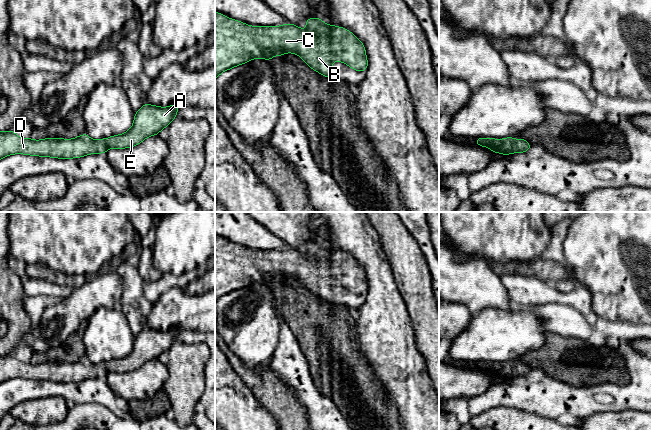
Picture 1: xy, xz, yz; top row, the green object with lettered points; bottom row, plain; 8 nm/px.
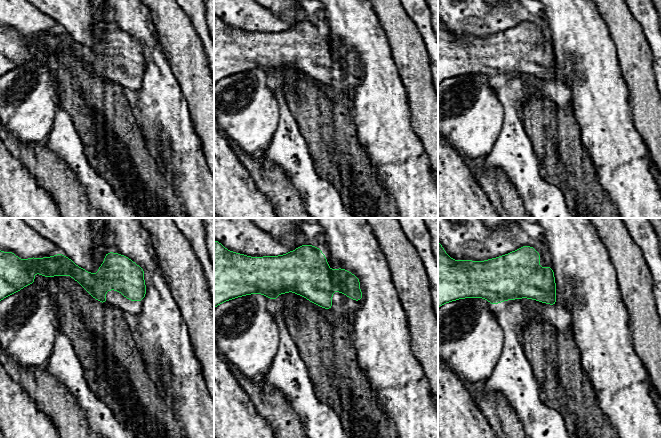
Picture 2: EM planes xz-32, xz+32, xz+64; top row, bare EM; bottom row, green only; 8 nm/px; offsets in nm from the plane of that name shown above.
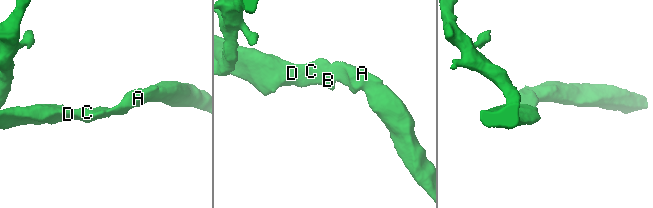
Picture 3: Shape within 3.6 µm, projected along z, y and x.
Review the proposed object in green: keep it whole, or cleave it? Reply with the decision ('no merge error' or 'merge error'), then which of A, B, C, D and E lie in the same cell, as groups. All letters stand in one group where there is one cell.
no merge error; A B C D E

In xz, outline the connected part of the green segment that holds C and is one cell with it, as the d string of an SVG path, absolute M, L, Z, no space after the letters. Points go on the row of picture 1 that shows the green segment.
M215 12L215 79L224 71L254 58L271 60L273 56L294 53L313 70L332 78L332 63L337 60L356 71L366 71L365 46L348 29L325 24L320 18L306 20L306 30L290 23L281 26L250 26Z

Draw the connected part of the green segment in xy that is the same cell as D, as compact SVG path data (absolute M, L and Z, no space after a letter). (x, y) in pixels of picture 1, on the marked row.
M145 103L134 116L132 127L125 133L107 139L91 139L82 134L74 139L21 138L13 130L0 132L0 160L13 154L25 154L60 159L80 158L89 154L107 153L109 148L124 149L137 146L146 138L166 128L175 117L179 106L159 107Z

